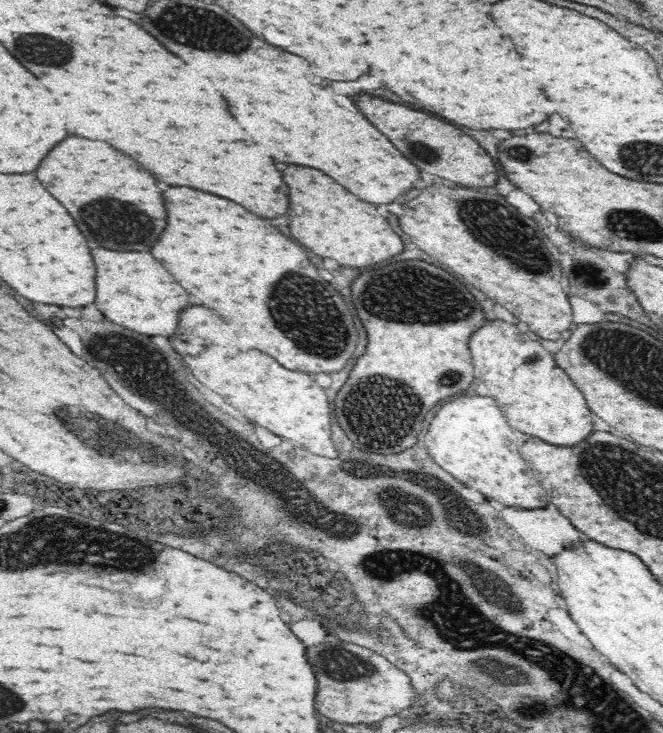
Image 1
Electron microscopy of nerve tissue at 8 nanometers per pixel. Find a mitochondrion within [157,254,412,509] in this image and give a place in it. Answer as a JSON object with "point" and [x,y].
{"point":[302,310]}

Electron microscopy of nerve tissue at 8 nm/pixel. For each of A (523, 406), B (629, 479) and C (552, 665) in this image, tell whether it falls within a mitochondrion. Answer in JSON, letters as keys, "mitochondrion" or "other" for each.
{"A":"other","B":"mitochondrion","C":"mitochondrion"}

